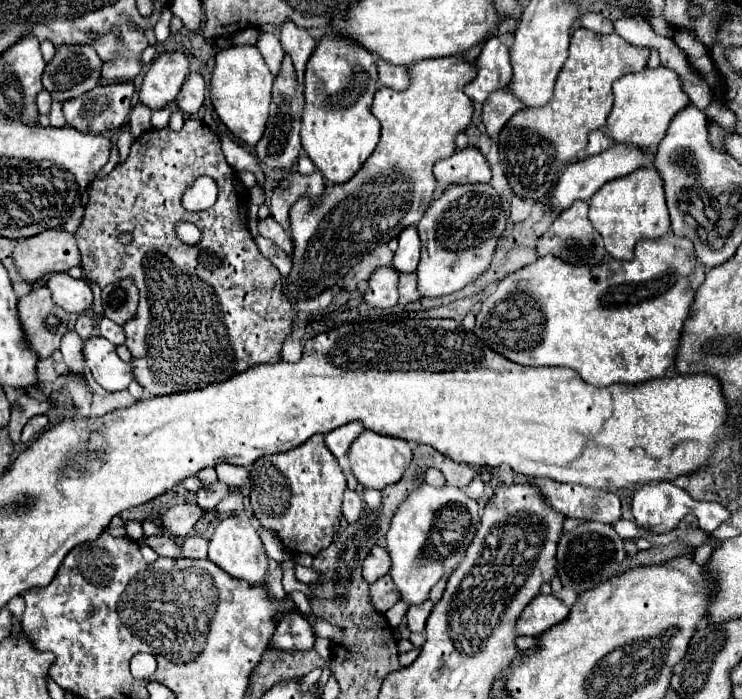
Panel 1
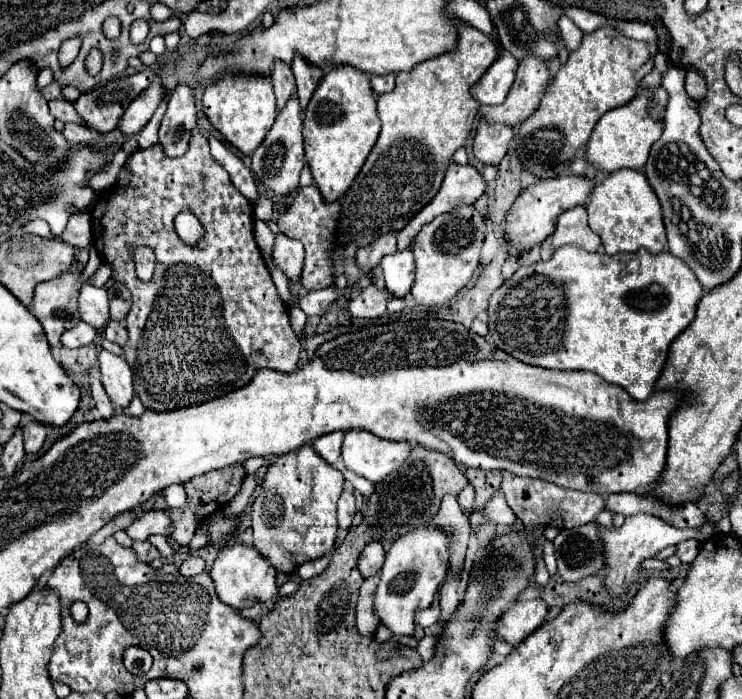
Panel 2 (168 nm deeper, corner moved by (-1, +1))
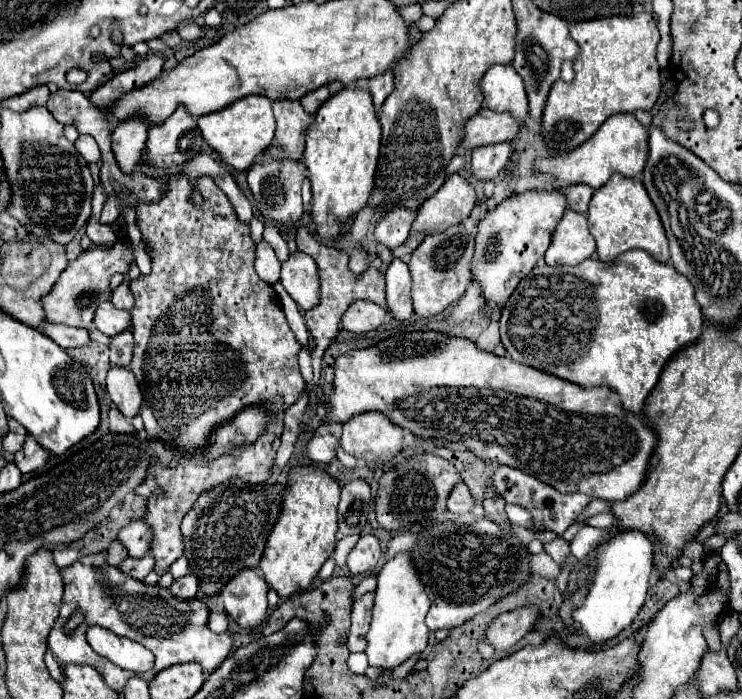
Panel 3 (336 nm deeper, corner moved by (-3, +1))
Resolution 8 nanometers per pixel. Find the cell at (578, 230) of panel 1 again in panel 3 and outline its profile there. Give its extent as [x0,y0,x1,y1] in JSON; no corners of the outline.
[544,209,596,265]

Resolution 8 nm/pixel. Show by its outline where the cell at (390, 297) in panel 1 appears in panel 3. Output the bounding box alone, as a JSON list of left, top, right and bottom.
[340,299,386,333]

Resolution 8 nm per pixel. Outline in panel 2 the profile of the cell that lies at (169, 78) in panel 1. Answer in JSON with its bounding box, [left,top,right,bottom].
[118,79,164,137]

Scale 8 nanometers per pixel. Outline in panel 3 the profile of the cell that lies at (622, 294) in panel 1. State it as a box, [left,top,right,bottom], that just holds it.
[498,249,702,413]

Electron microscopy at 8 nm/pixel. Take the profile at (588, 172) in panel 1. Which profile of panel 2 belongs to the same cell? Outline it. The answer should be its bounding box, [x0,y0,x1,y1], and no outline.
[502,175,596,255]

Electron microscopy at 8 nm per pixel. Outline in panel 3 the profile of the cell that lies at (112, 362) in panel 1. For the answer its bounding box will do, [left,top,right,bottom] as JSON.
[106,367,142,417]

